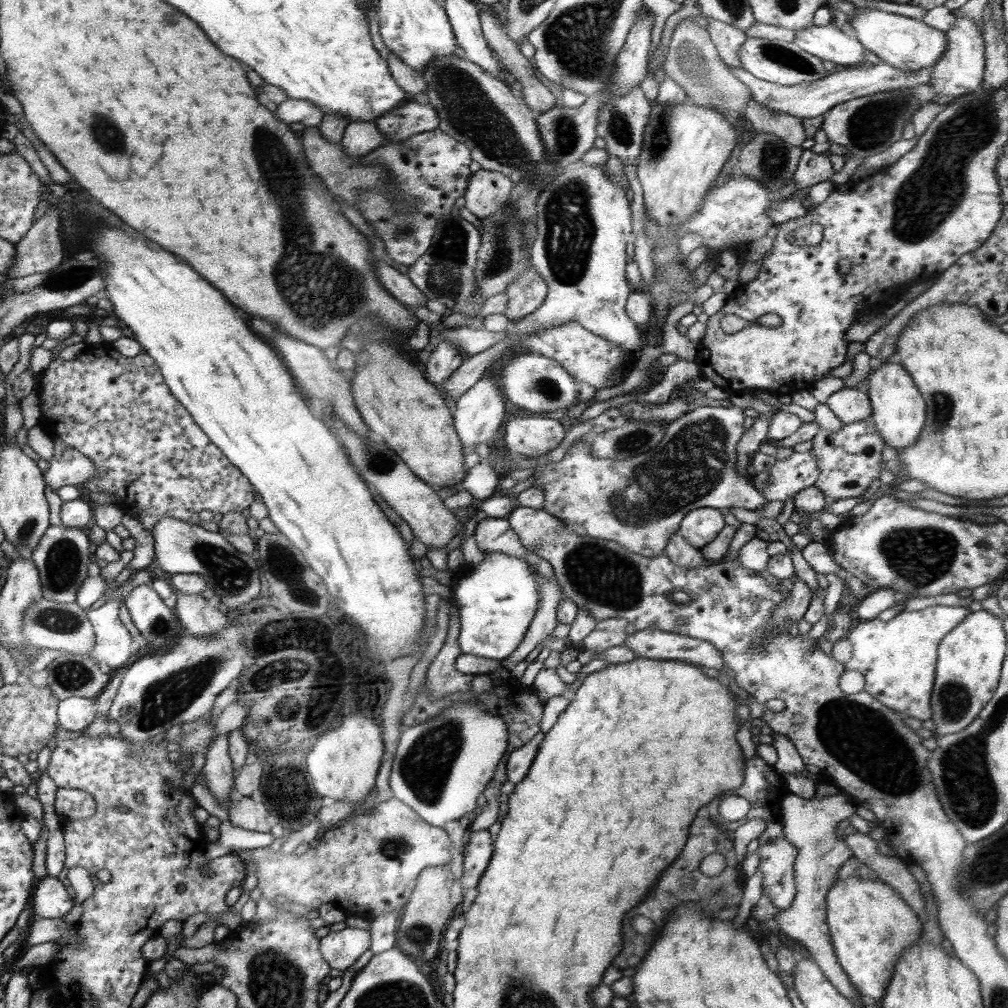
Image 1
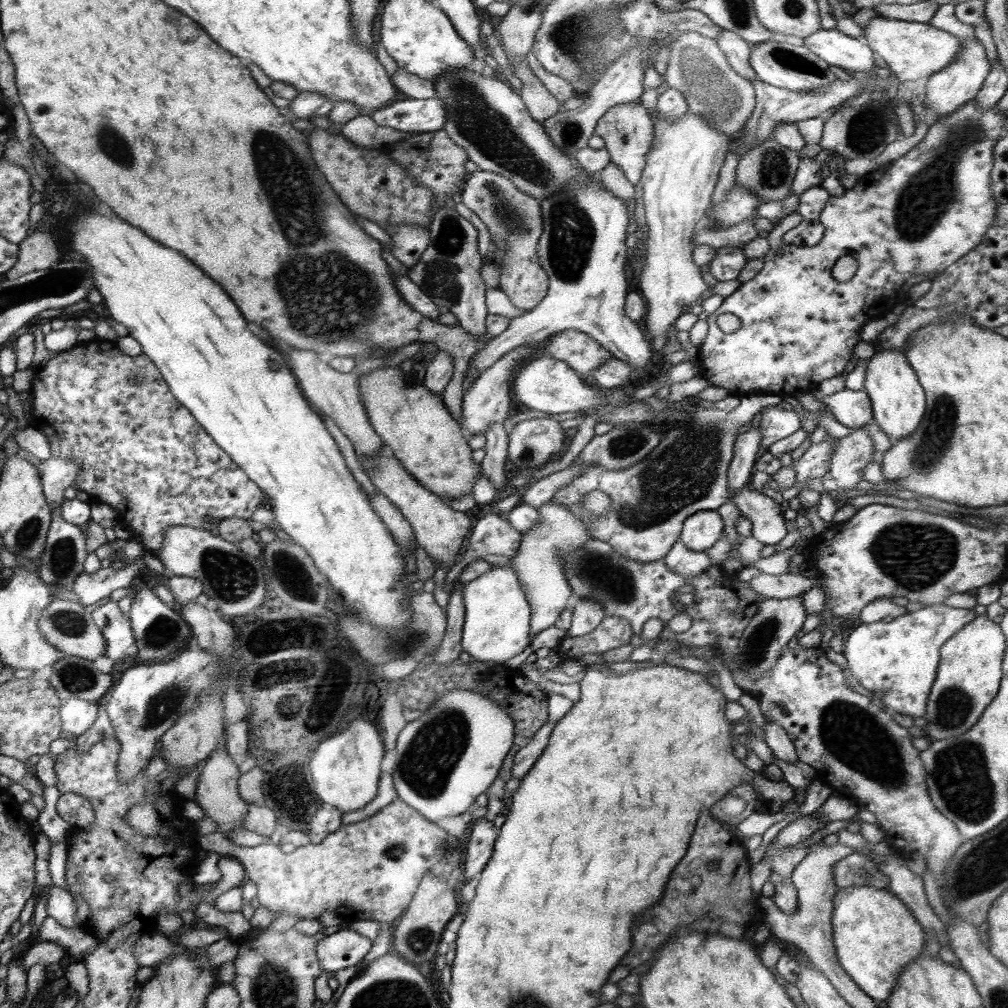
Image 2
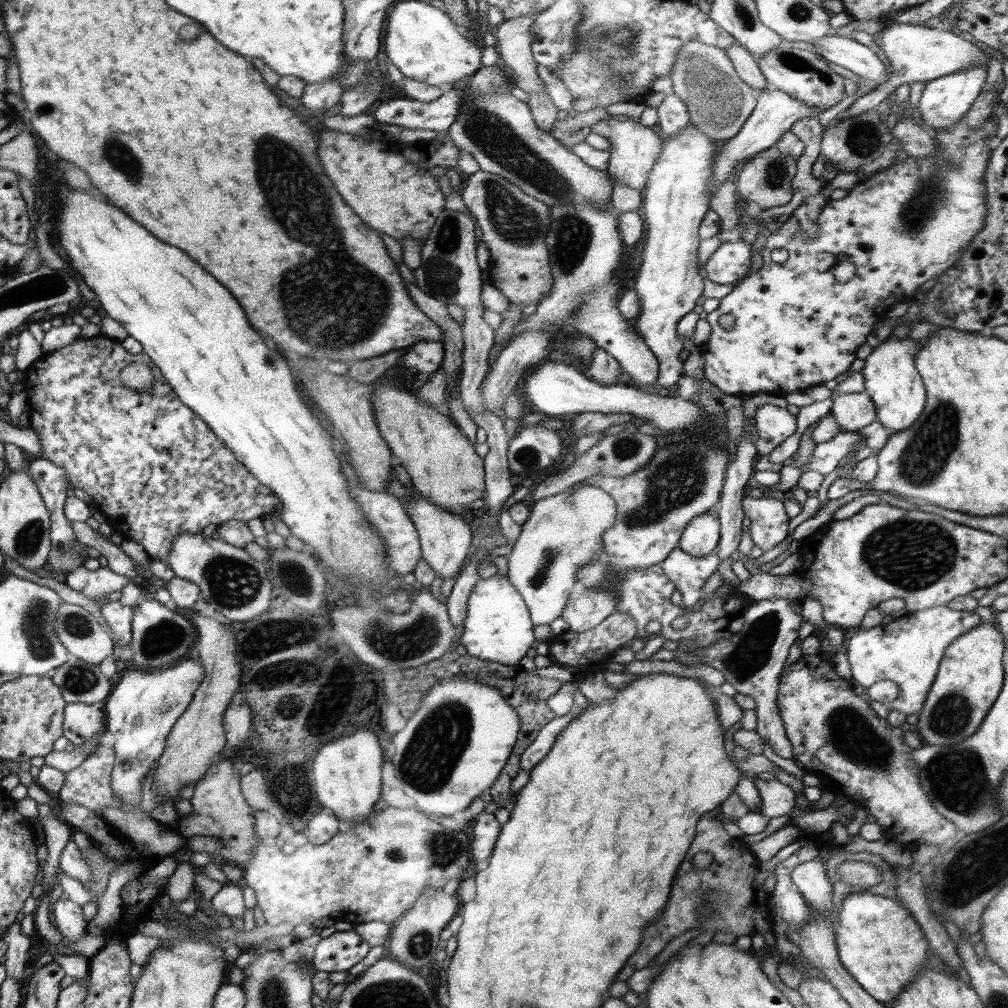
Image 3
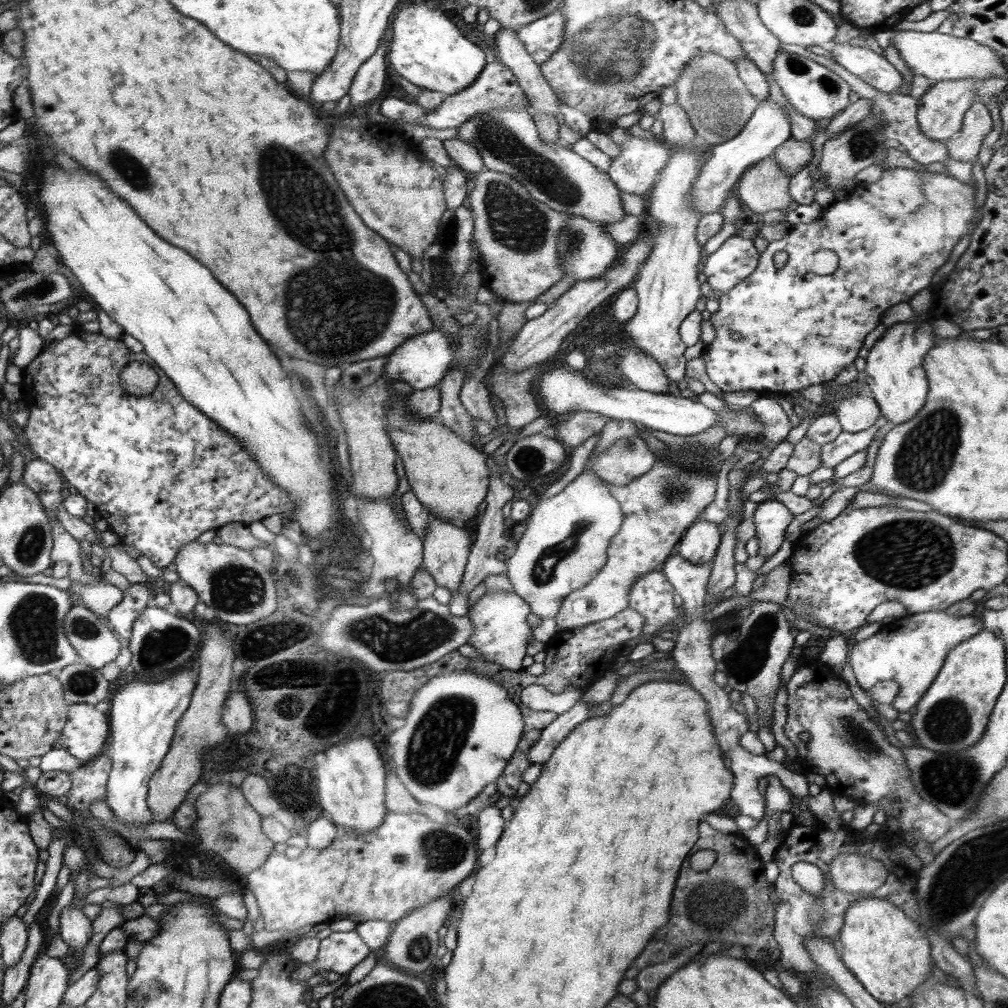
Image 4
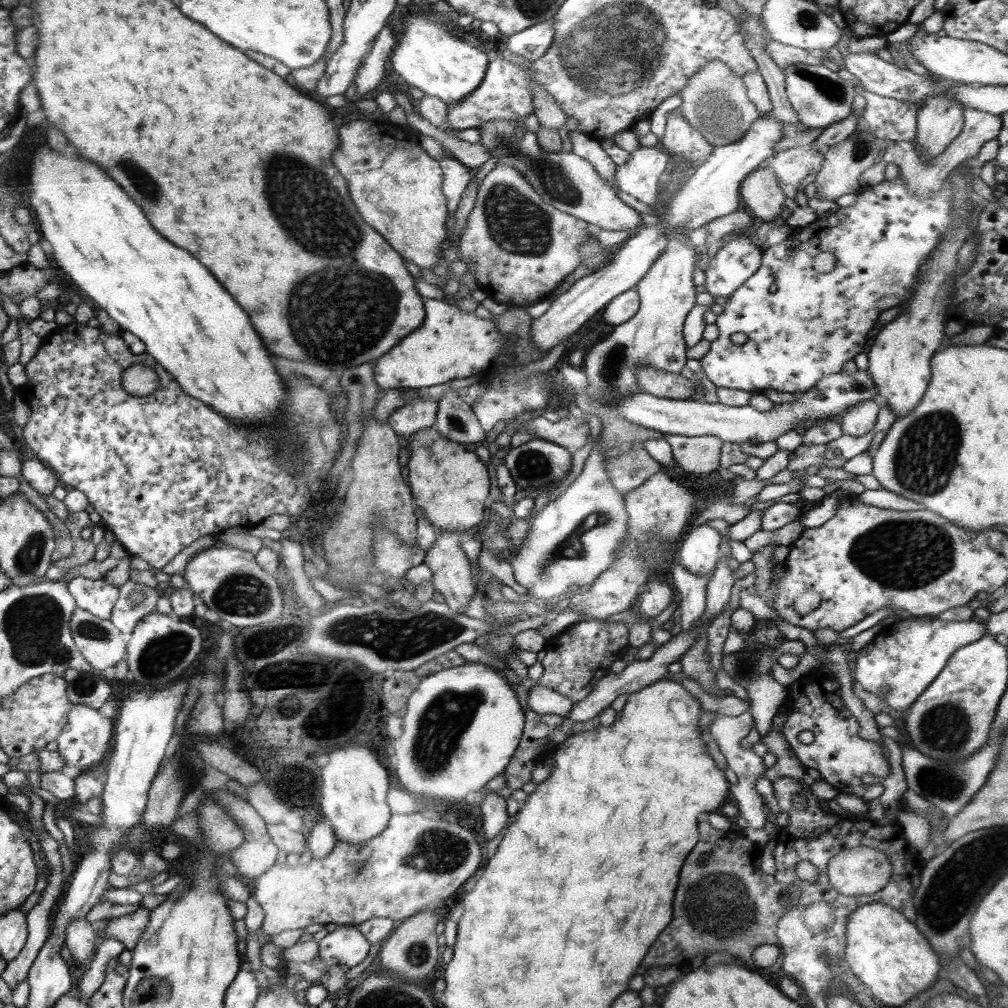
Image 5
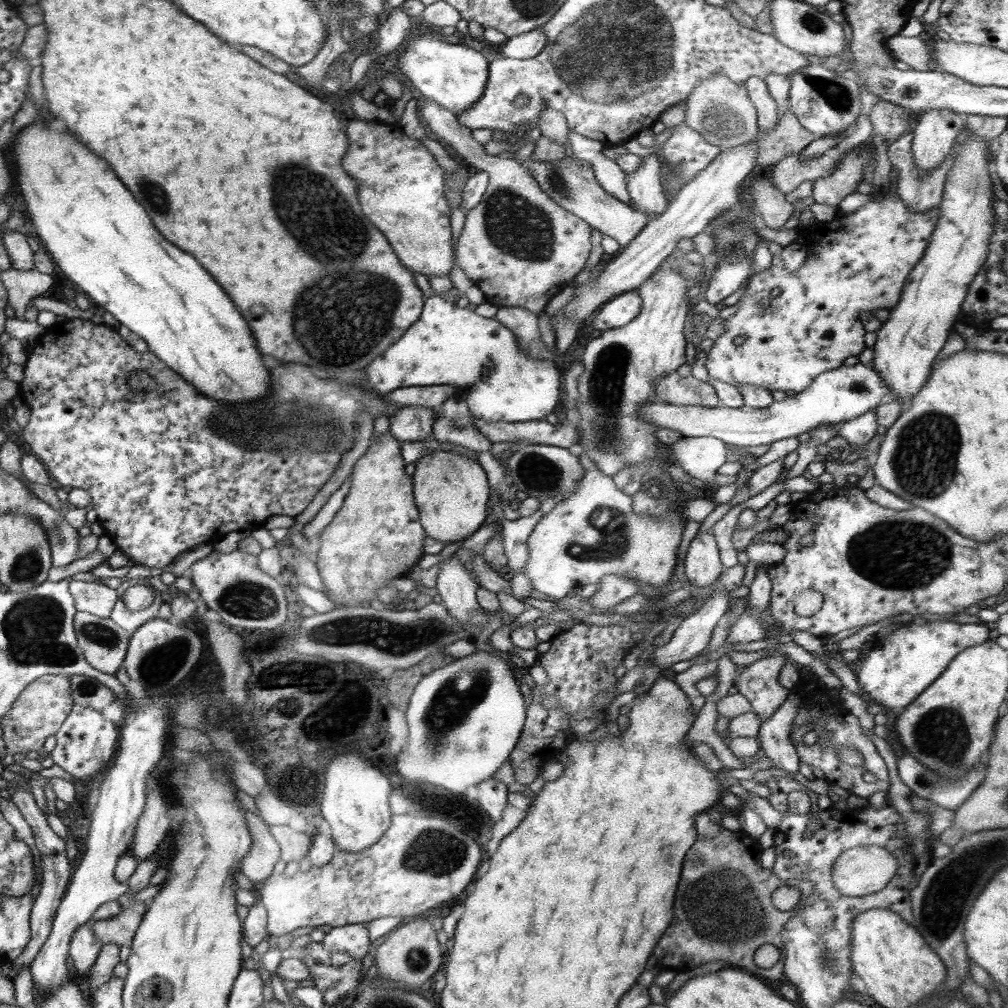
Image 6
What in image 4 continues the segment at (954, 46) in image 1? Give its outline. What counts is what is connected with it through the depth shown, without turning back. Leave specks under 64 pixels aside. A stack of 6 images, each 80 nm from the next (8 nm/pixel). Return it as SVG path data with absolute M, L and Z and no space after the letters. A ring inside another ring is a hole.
M963 78L962 80L942 80L935 83L918 99L917 121L920 130L932 140L947 142L961 130L965 112L977 100L979 78Z

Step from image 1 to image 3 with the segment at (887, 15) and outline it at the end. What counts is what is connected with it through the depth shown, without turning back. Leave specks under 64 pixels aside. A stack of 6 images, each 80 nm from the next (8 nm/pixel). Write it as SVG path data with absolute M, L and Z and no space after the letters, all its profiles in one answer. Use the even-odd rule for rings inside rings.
M884 22L884 28L874 34L877 44L876 49L881 49L886 58L893 66L892 75L884 84L871 90L857 100L844 112L843 118L849 116L858 116L863 112L876 109L880 102L884 102L887 96L901 84L912 84L913 82L930 81L947 74L954 74L959 70L976 66L977 64L988 63L988 56L976 44L972 44L964 37L958 36L952 31L944 31L937 27L924 27L912 23L896 23L887 25Z

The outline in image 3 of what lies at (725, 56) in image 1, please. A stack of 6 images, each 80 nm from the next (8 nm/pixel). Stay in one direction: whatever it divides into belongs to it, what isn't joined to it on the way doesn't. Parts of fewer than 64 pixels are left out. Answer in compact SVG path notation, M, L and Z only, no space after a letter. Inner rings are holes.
M736 40L726 49L726 54L732 61L737 75L746 84L759 91L769 86L769 82L762 74L755 57Z

